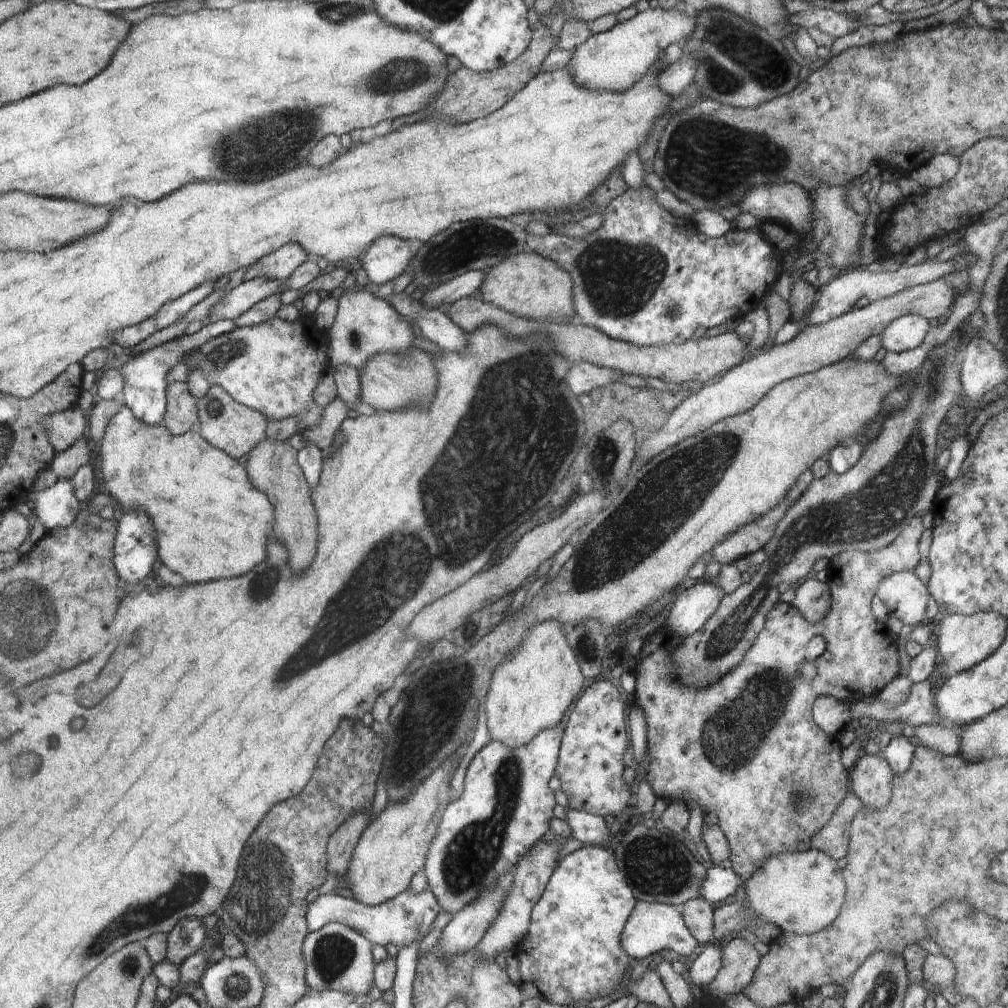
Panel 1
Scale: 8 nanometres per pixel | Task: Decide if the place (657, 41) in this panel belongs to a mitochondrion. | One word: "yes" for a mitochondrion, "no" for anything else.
no

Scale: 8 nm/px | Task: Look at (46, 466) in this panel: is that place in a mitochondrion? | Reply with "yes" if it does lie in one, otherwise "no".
no

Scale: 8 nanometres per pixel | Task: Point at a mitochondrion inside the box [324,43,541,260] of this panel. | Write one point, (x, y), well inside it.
(400, 74)

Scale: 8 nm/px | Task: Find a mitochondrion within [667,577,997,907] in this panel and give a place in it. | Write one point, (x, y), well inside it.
(763, 700)

